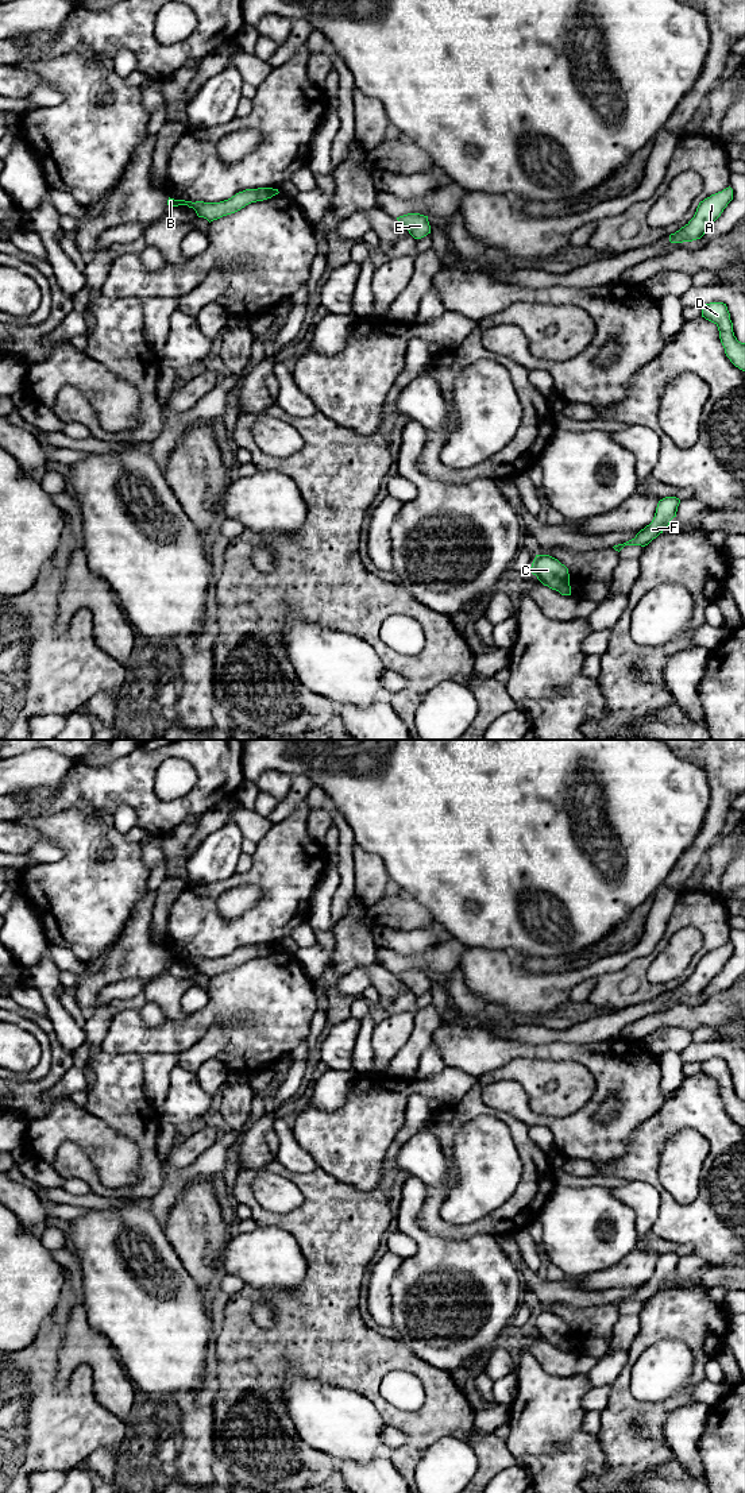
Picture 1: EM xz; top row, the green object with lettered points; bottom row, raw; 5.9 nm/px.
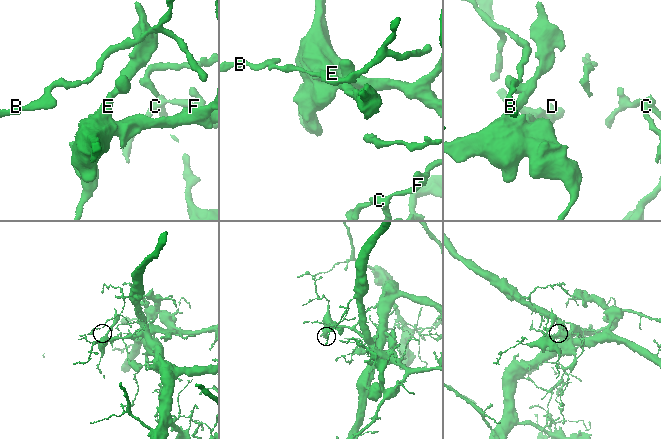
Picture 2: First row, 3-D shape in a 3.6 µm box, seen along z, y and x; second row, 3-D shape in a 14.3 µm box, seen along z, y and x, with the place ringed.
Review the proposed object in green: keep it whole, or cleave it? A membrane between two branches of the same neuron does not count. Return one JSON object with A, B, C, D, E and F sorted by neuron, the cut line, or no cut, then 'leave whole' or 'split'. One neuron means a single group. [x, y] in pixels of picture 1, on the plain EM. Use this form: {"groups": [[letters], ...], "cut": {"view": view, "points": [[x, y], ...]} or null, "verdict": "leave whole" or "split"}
{"groups": [["A", "D", "E"], ["B", "C", "F"]], "cut": {"view": "xz", "points": [[568, 1341], [556, 1346]]}, "verdict": "split"}

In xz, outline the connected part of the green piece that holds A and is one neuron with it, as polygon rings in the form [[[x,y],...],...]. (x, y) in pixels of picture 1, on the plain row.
[[[729,942],[722,948],[711,950],[699,958],[694,973],[679,987],[669,991],[671,999],[683,999],[700,995],[706,985],[721,972],[733,956],[733,945]]]

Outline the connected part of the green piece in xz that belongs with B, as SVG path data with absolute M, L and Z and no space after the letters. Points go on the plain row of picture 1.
M258 944L258 945L246 945L243 948L236 949L228 956L220 958L204 958L204 957L185 957L185 956L167 956L169 962L188 961L193 964L198 973L206 975L209 979L217 976L223 972L235 969L244 964L246 961L256 957L263 957L271 954L278 950L278 945L273 944Z

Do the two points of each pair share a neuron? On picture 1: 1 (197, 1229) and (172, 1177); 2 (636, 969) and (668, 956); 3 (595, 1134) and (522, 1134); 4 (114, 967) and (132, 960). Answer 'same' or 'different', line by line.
1: different
2: different
3: different
4: same

